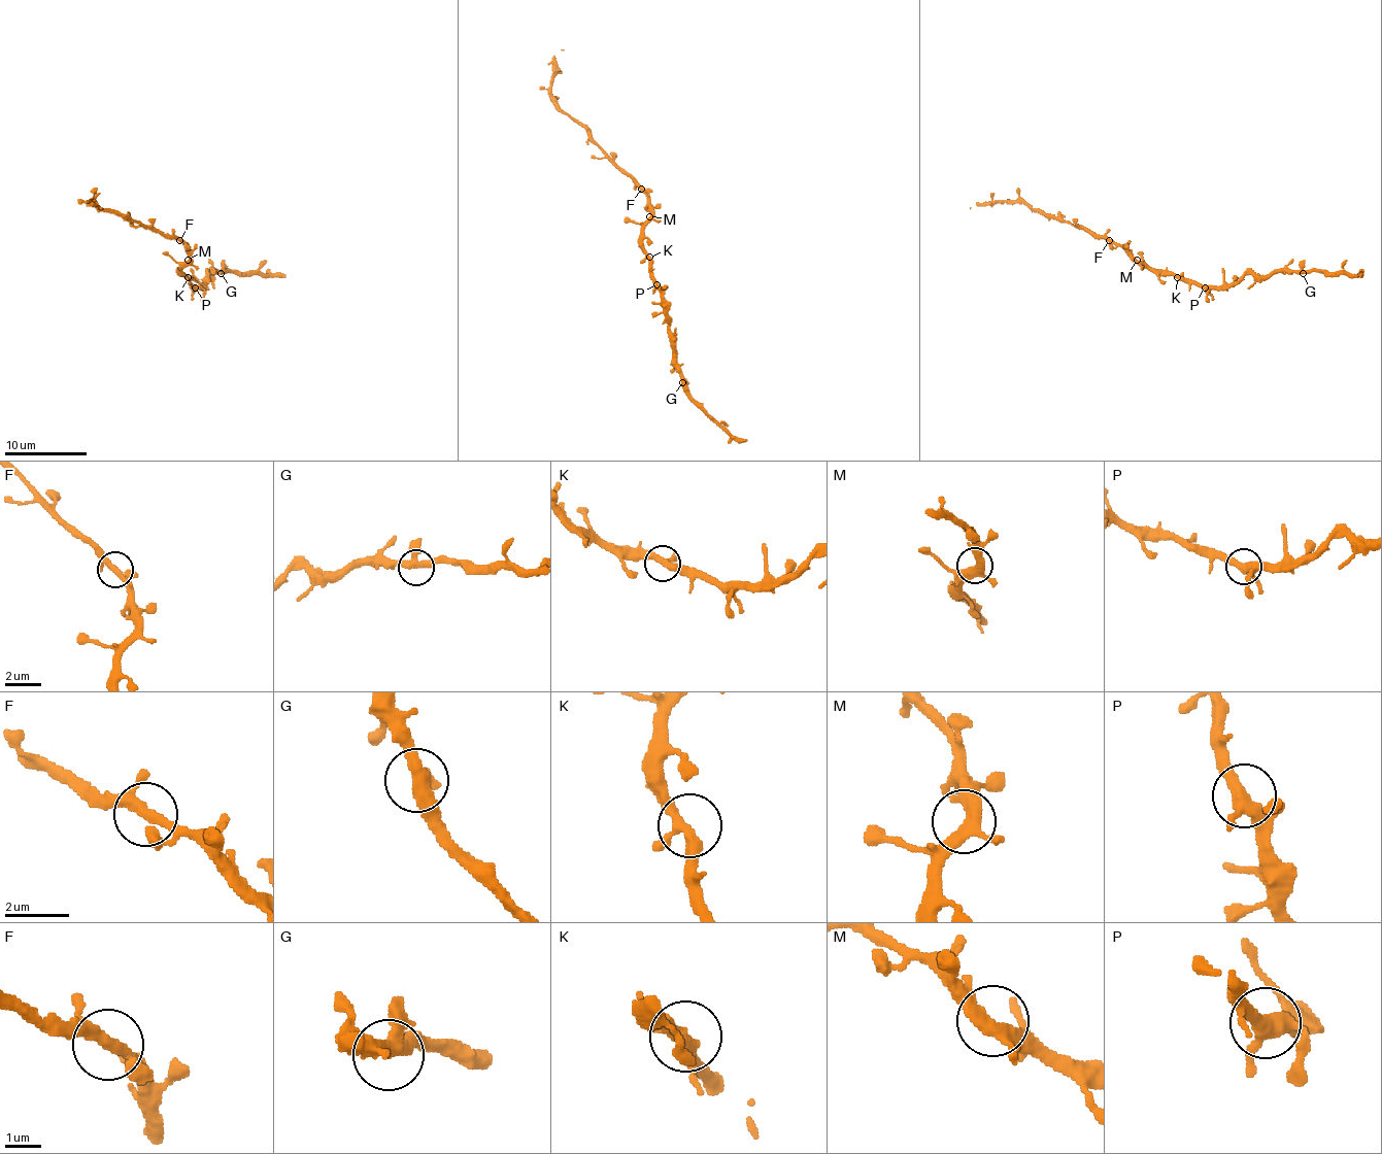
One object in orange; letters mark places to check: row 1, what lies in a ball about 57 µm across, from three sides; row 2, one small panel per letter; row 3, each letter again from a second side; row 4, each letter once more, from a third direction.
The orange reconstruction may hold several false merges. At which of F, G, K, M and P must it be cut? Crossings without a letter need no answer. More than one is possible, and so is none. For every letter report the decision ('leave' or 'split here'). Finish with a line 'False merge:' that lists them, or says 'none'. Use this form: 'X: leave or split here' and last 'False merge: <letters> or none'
F: leave
G: leave
K: leave
M: leave
P: leave
False merge: none

